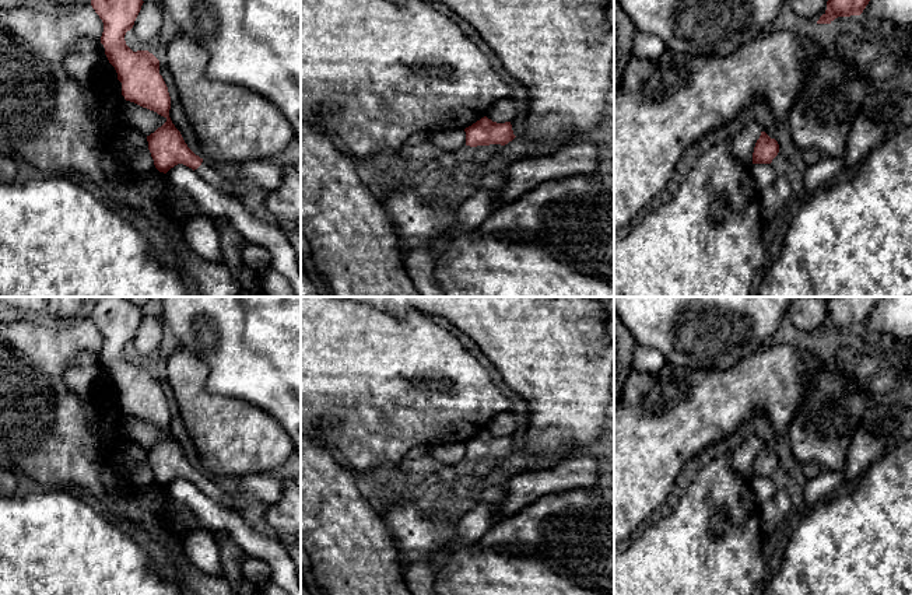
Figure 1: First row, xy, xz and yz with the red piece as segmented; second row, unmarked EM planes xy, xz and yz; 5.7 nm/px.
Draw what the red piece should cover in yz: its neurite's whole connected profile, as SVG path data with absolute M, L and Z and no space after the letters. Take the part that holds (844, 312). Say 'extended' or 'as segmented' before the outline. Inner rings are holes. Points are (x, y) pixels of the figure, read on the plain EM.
as segmented; M880 297L827 298L827 323L817 337L831 337L838 330L860 329Z

